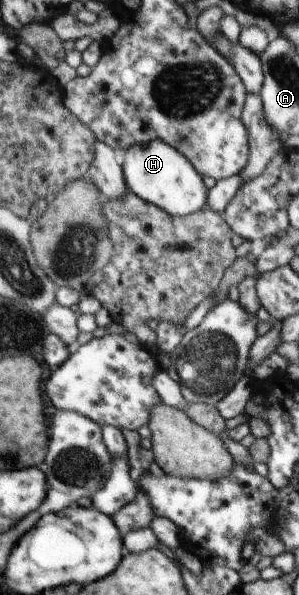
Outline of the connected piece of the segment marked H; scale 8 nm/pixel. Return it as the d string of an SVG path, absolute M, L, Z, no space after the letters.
M149 140L147 144L135 144L126 150L122 166L124 179L129 191L165 210L170 216L185 216L207 206L209 190L203 176L195 166L173 146L165 141Z

